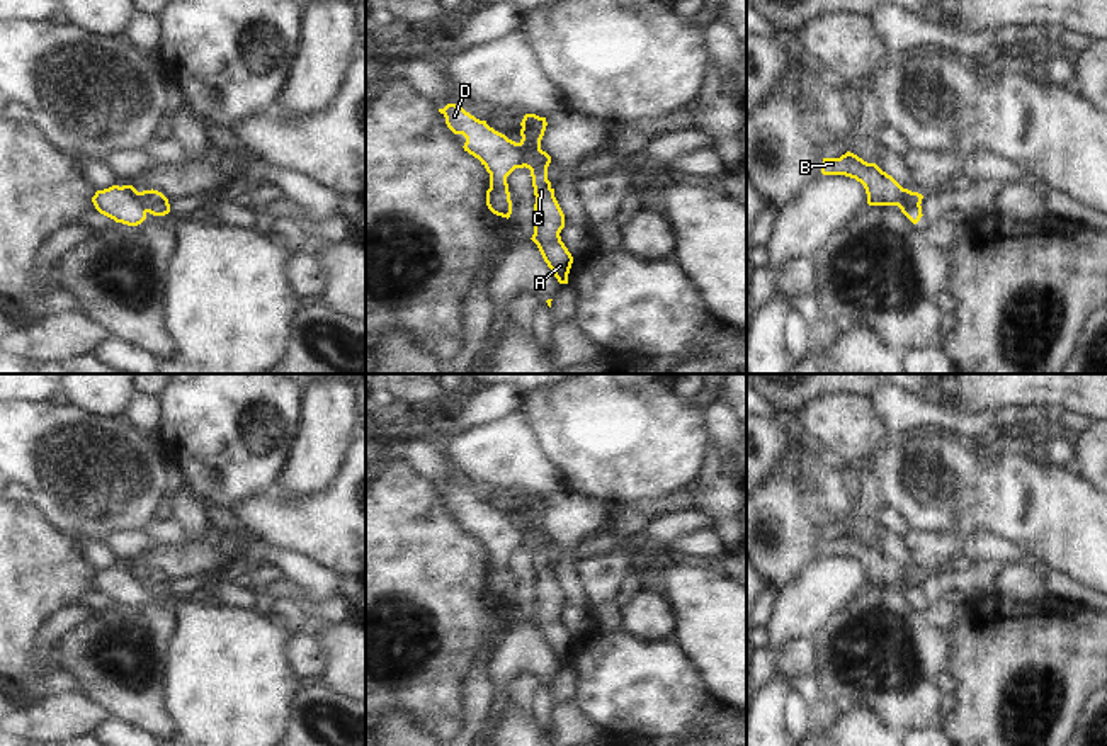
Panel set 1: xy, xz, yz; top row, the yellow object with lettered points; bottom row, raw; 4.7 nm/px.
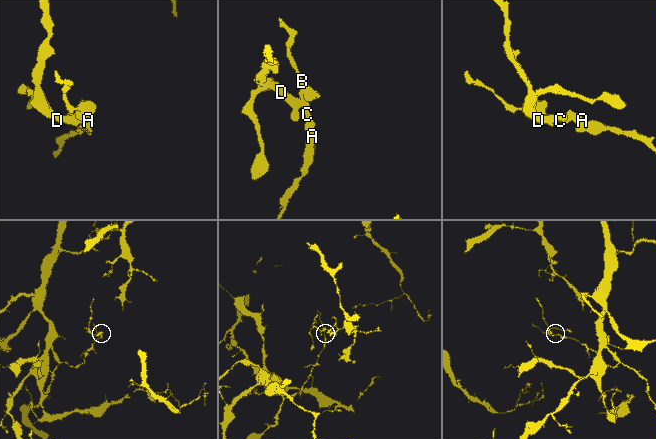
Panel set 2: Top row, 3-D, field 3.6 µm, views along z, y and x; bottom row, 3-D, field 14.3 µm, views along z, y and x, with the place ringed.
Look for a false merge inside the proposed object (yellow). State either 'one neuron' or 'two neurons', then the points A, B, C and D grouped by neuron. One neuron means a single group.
two neurons | A B C / D

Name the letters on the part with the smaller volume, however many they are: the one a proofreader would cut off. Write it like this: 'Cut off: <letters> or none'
Cut off: D

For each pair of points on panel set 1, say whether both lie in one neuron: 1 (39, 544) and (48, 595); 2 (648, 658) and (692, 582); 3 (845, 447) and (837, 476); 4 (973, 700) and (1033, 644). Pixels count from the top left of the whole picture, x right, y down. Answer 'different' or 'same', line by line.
1: same
2: different
3: different
4: same

